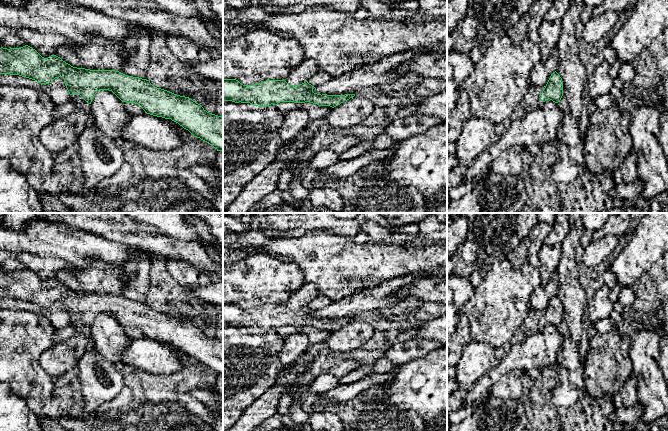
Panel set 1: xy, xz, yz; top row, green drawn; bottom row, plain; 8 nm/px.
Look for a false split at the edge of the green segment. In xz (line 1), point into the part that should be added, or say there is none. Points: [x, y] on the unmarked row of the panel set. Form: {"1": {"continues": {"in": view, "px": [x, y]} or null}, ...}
{"1": {"continues": null}}

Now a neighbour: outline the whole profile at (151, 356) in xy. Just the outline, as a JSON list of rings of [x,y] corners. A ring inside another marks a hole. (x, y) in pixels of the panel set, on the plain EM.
[[[145,337],[131,341],[119,365],[128,364],[137,371],[154,375],[171,375],[184,368],[179,360],[179,352],[183,351],[171,343]]]

